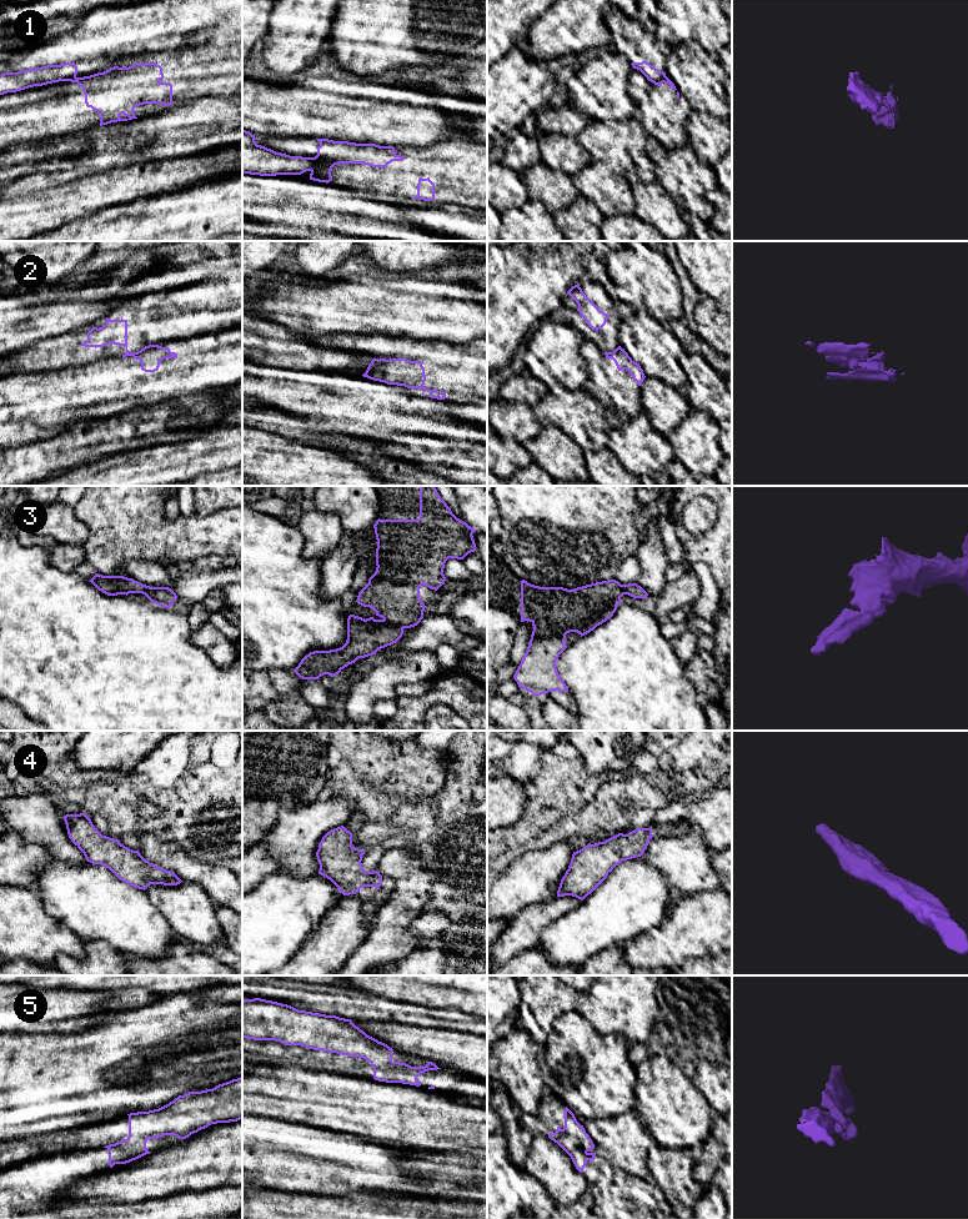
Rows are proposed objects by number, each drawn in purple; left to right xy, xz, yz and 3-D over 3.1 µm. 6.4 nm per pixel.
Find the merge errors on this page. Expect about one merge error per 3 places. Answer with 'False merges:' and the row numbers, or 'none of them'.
False merges: 1, 2

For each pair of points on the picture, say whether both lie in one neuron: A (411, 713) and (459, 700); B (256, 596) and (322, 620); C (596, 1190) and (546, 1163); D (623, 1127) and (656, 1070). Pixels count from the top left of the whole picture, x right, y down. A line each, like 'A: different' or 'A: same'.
A: same
B: same
C: different
D: different

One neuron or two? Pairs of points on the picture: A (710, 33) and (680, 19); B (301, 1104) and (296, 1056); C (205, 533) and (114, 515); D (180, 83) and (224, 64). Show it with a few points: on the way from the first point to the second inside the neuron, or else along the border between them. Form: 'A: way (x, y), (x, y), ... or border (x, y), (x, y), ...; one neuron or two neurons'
A: way (702, 25), (696, 19), (687, 19); one neuron
B: border (269, 1064), (276, 1068), (306, 1068), (326, 1072); two neurons
C: way (182, 533), (145, 533), (136, 527); one neuron
D: way (191, 73), (212, 70); one neuron

